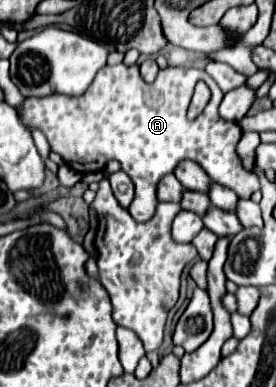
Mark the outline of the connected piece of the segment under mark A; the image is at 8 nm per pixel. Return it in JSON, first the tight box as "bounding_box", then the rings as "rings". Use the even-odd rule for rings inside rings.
{"bounding_box":[18,63,260,221],"rings":[[[118,63],[118,65],[112,65],[112,67],[104,65],[98,71],[96,79],[92,81],[92,85],[88,87],[88,91],[84,95],[78,95],[78,97],[48,95],[48,97],[28,97],[28,99],[24,99],[24,103],[18,107],[18,117],[20,117],[20,121],[24,123],[26,129],[30,129],[30,131],[40,129],[46,135],[46,139],[50,143],[50,149],[54,153],[58,153],[76,173],[84,175],[84,173],[90,173],[90,171],[102,171],[108,161],[118,159],[122,163],[122,171],[132,179],[132,183],[136,187],[134,199],[132,199],[128,211],[136,221],[146,221],[154,215],[154,209],[156,209],[156,203],[158,203],[158,199],[156,199],[158,181],[166,173],[172,173],[182,159],[196,161],[212,181],[236,191],[236,195],[240,199],[250,199],[250,195],[256,189],[260,189],[256,175],[252,175],[250,171],[244,169],[242,159],[236,153],[236,145],[242,137],[242,131],[240,131],[238,123],[226,121],[218,115],[218,105],[220,105],[222,97],[224,97],[224,93],[216,85],[216,81],[212,77],[208,77],[206,71],[202,71],[202,69],[166,67],[166,69],[160,69],[154,83],[146,83],[140,77],[138,65],[128,67],[124,63]],[[196,81],[203,81],[208,85],[210,91],[212,91],[212,99],[209,100],[206,109],[202,111],[202,115],[198,119],[188,121],[186,109],[188,109],[190,95],[192,95],[192,89],[194,89]]]}

